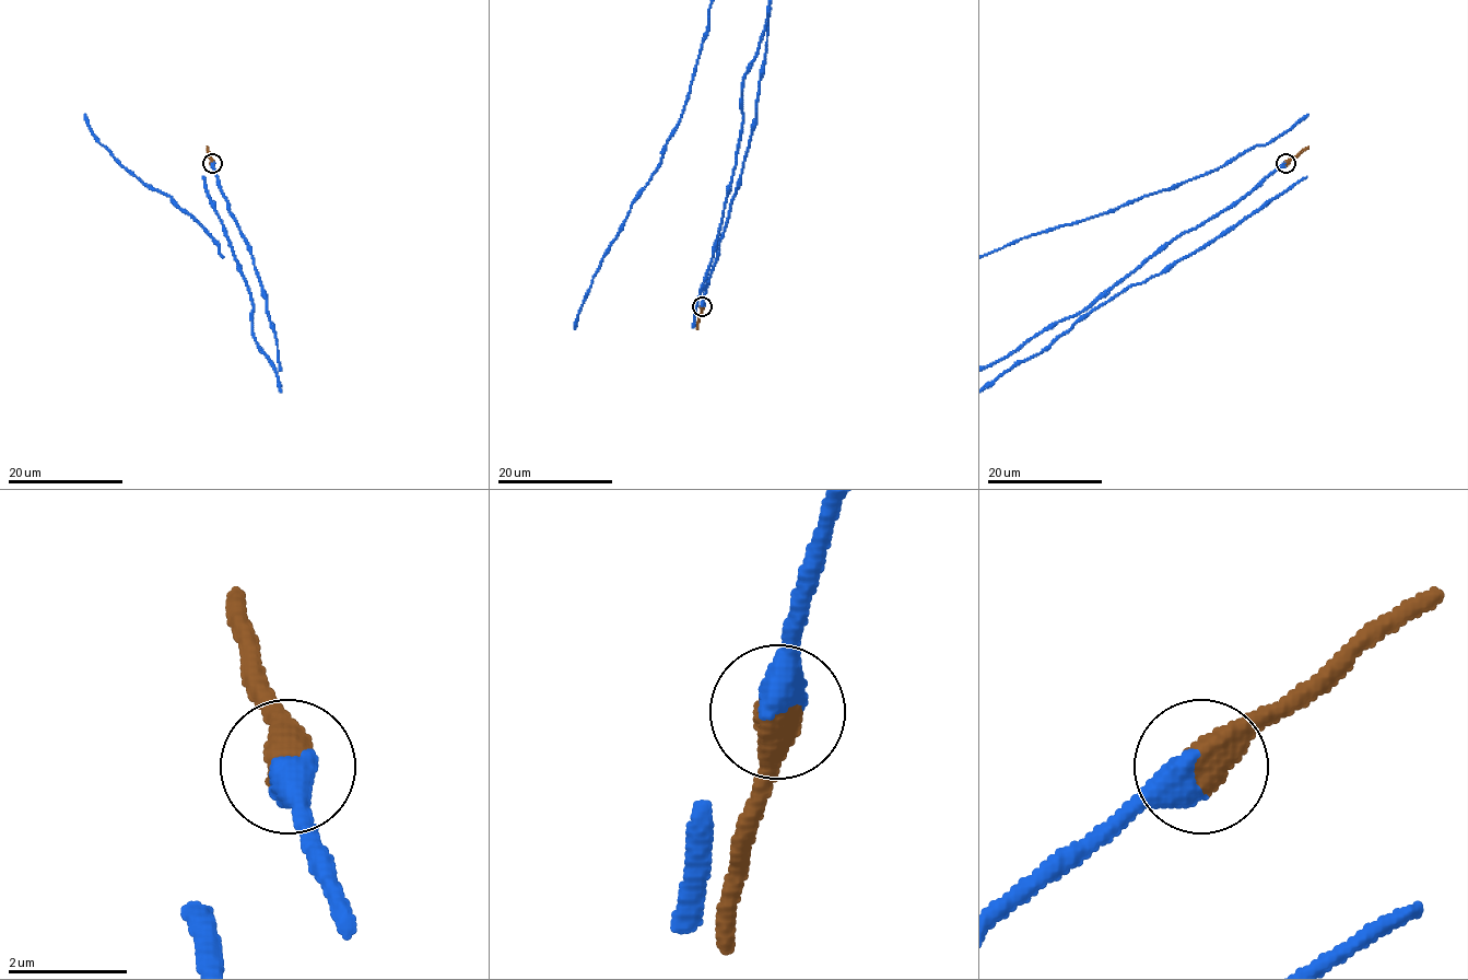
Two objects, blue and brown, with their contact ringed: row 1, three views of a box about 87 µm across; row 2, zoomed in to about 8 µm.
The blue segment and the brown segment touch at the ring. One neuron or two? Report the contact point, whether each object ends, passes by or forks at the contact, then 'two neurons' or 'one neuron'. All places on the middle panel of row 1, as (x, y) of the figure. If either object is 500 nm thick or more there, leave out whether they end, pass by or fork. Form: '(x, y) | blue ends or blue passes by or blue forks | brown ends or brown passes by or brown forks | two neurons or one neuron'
(702, 306) | one neuron

